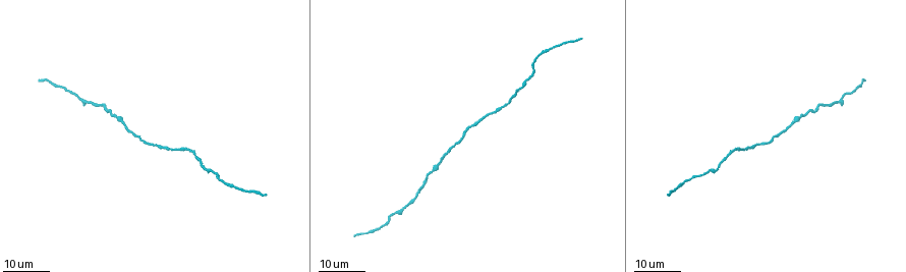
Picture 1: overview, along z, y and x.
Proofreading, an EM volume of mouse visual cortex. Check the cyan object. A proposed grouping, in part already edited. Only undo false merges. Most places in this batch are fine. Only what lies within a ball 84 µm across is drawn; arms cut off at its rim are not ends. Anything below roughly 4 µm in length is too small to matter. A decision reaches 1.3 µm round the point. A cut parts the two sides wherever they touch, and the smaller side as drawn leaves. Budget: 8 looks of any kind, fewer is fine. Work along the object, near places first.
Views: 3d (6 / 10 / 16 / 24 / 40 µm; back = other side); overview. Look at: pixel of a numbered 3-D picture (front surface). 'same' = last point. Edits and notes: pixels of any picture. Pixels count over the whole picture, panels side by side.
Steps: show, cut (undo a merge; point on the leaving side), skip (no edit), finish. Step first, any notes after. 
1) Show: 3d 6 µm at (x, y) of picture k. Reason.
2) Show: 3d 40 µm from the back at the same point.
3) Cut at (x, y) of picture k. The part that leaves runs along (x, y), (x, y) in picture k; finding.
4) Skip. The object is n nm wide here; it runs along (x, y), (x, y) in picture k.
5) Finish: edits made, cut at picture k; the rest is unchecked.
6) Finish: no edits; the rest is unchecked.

Show: 3d 24 µm at (80, 98) of picture 1. Calibre changes.

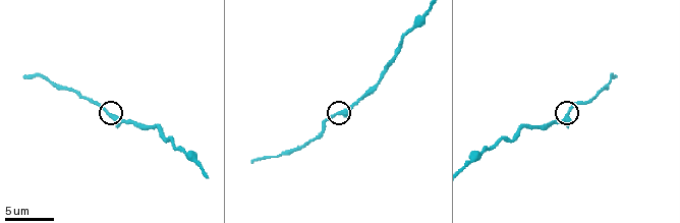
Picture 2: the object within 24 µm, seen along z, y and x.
Show: 3d 6 µm at (106, 112) of picture 2. Closer look.

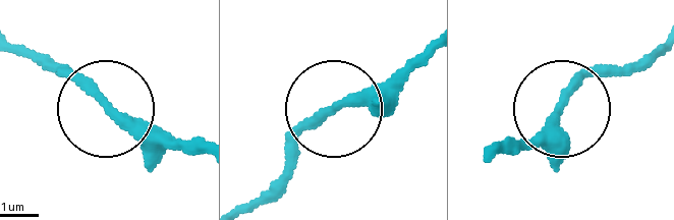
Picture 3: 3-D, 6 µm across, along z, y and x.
Skip. It runs along (424, 48), (317, 116), (262, 190) in picture 3; one neuron here.

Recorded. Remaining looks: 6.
Show: 3d 10 µm at (412, 28) of picture 2. Calibre changes.

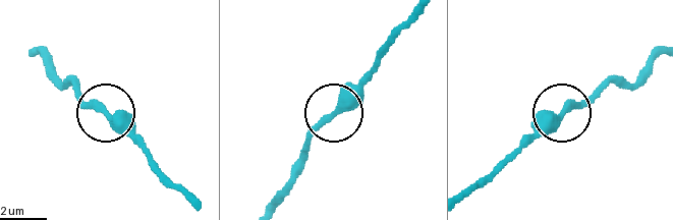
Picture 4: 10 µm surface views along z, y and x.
Skip. It runs along (200, 204), (112, 118), (89, 107), (72, 86) in picture 4; continuous, no second neuron.

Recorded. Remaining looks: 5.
Show: 3d 24 µm at (495, 113) of picture 1. Sudden change in width.

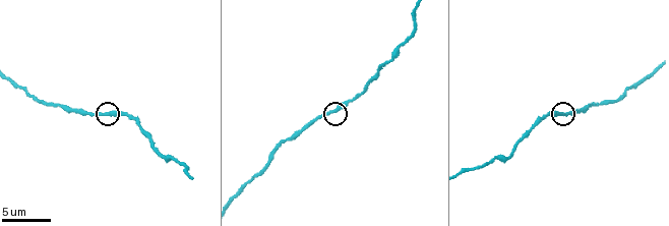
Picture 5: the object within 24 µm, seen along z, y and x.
Show: 3d 10 µm at (331, 112) of picture 5.

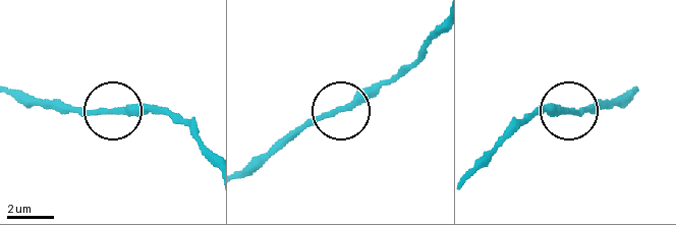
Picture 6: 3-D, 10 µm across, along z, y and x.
Skip. It runs along (247, 176), (312, 123), (352, 110), (392, 78) in picture 6; all the same neuron.

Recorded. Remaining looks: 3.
Show: 3d 10 µm at (176, 159) of picture 5. Thick turns thin.

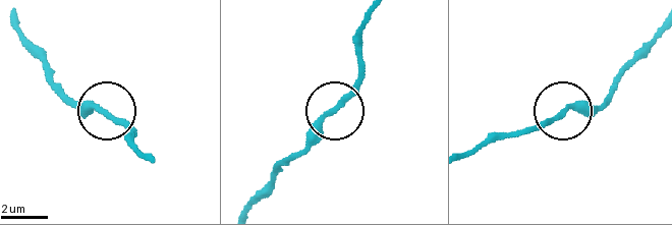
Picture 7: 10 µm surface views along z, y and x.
Show: 3d 10 µm from the back at (106, 114) of picture 7.

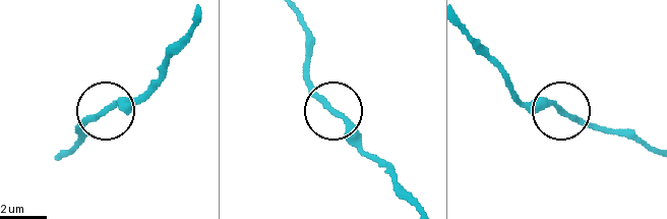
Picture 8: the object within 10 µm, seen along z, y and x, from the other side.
Skip. All the same neuron.

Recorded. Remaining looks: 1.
Finish: no edits; the rest is unchecked.

